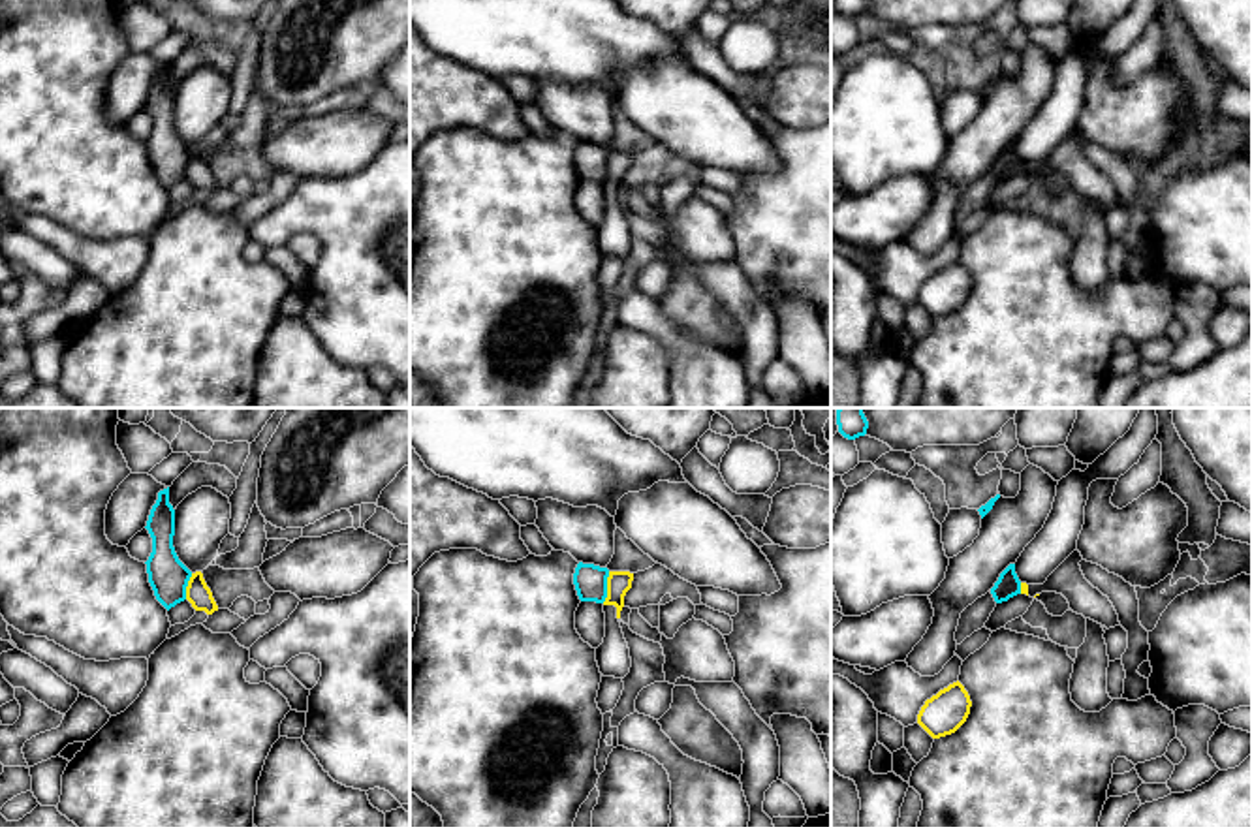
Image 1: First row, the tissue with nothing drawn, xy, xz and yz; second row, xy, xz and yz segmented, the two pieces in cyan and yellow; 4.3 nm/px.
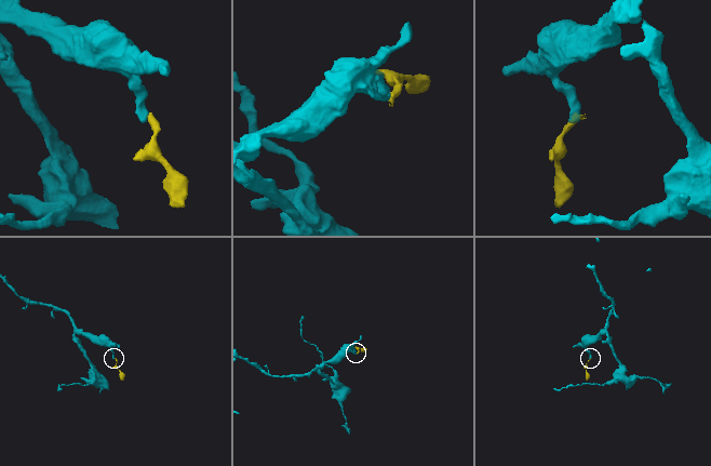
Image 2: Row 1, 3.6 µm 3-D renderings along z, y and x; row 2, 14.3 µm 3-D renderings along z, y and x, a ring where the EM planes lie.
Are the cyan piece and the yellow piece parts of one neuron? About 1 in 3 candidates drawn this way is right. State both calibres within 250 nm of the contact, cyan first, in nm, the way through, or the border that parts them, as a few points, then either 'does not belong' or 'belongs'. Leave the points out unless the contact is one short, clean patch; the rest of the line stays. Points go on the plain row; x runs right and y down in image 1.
140/100 nm | along xz (610, 151), (602, 181) | does not belong

